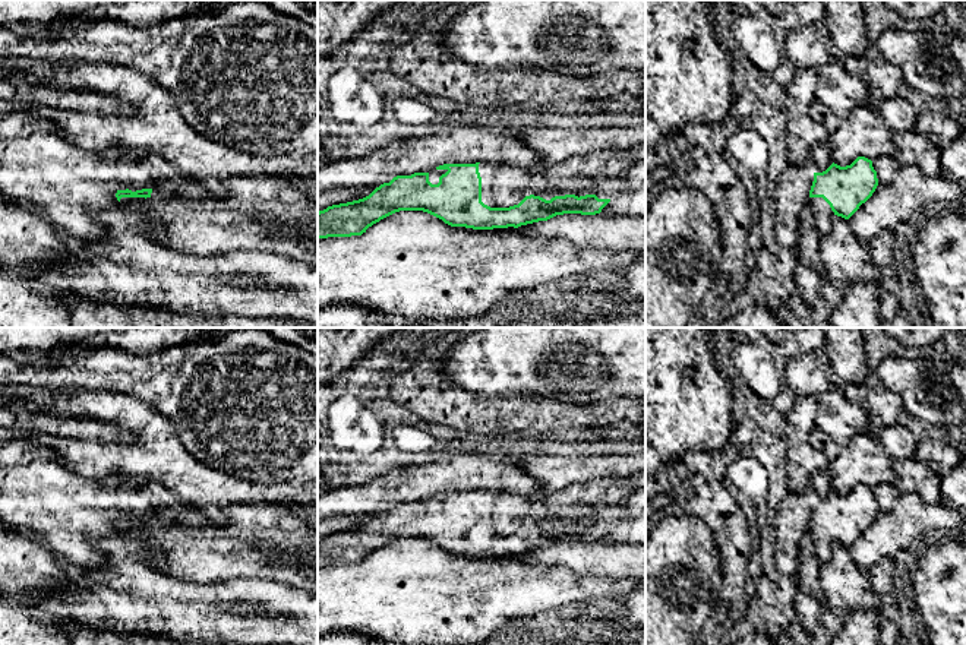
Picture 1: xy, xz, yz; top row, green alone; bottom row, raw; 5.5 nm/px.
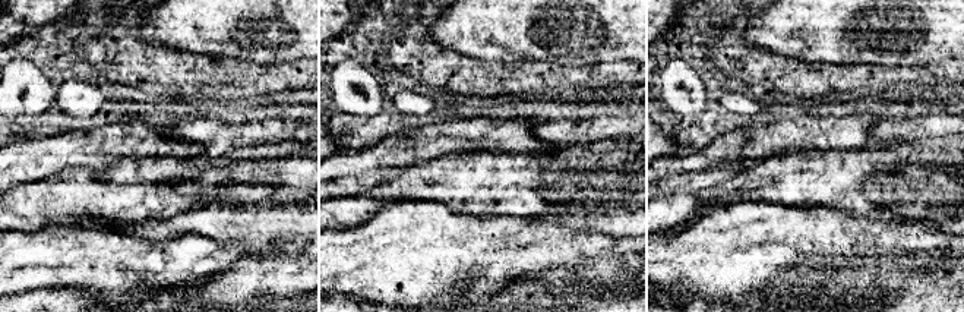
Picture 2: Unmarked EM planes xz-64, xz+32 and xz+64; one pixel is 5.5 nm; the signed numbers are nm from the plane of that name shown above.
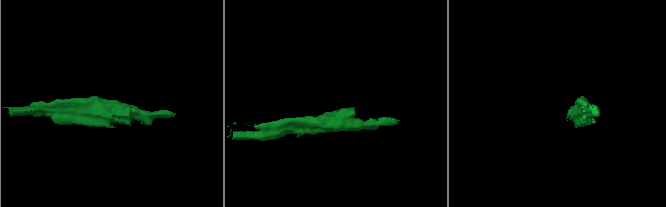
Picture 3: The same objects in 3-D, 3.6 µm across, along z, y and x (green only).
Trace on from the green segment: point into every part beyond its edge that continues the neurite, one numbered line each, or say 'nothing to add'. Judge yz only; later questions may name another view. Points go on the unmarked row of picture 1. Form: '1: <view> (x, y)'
1: yz (821, 538)

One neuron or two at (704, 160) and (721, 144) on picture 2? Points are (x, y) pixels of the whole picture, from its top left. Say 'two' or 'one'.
one

